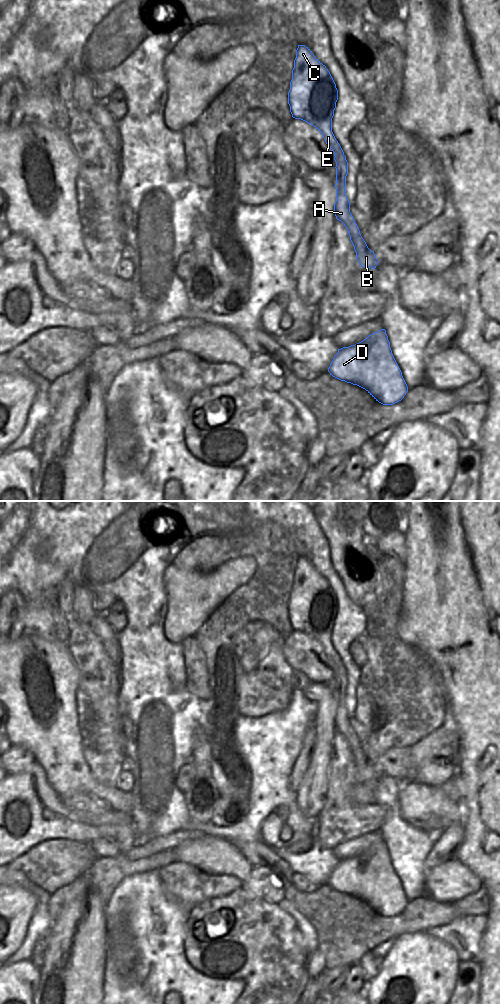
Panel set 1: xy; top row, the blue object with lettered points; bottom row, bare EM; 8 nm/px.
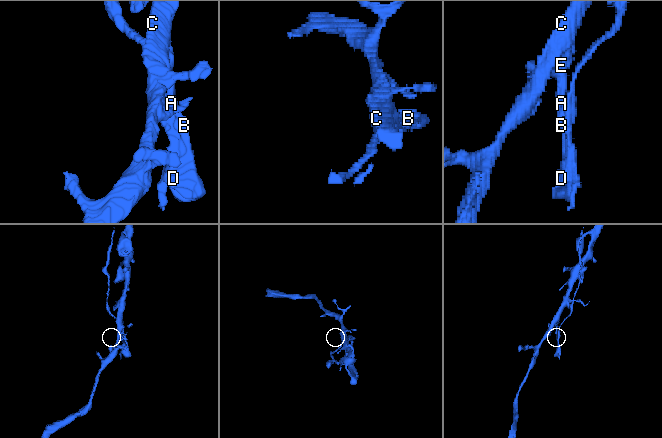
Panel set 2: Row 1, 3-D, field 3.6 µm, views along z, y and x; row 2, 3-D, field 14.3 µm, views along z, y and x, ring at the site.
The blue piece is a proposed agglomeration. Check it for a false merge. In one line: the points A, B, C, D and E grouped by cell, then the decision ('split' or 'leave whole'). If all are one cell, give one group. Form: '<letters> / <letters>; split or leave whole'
A B D / C E; split

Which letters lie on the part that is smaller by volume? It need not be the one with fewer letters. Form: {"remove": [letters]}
{"remove": ["A", "B", "D"]}

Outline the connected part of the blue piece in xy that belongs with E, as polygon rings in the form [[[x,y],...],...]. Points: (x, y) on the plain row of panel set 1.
[[[298,557],[292,592],[288,604],[290,624],[295,631],[301,631],[313,637],[323,648],[334,668],[344,667],[344,664],[332,644],[332,630],[338,612],[336,596],[326,580],[305,557]]]

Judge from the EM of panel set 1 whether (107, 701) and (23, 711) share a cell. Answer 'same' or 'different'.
different

